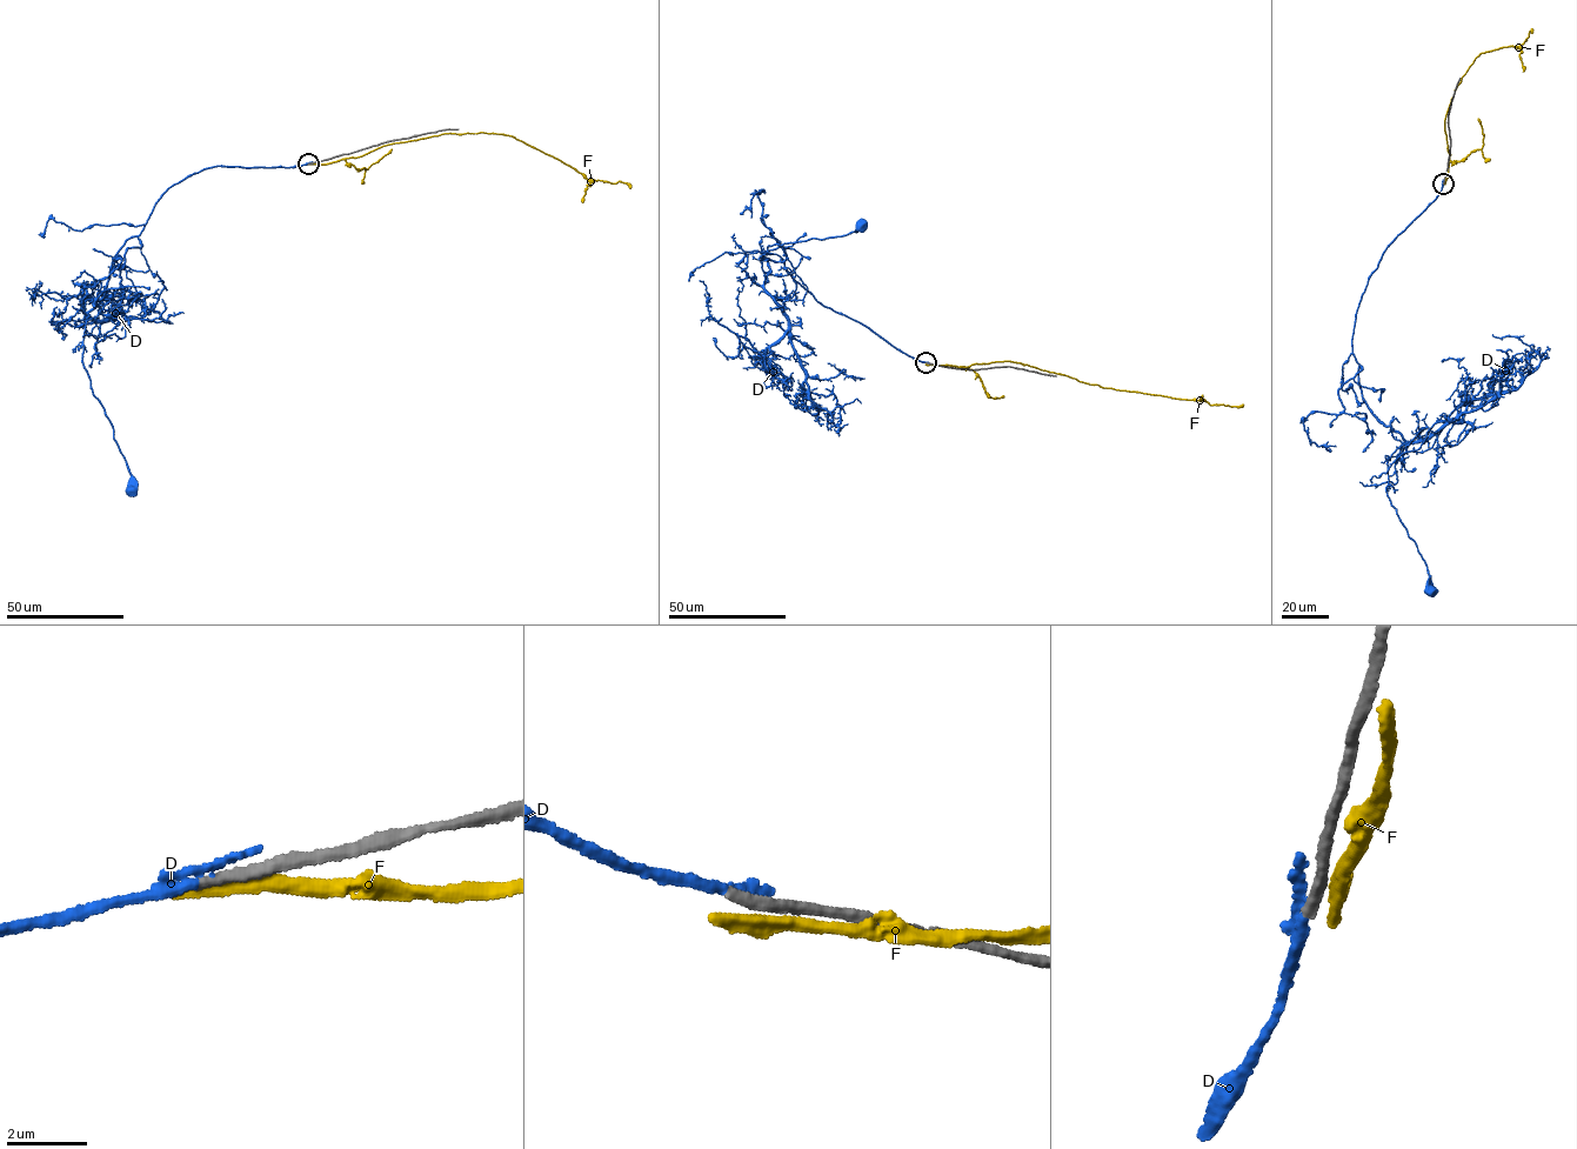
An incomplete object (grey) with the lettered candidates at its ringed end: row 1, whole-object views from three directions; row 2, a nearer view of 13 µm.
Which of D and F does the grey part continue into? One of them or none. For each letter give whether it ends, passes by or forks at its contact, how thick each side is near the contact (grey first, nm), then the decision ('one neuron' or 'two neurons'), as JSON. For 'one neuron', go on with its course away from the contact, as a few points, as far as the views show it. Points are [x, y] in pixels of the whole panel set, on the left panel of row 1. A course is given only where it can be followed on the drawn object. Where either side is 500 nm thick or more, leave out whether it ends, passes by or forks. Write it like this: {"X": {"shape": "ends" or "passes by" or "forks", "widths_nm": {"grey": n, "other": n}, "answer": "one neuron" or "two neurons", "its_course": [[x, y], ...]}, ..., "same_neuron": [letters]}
{"D": {"shape": "passes by", "widths_nm": {"grey": 320, "other": 240}, "answer": "one neuron", "its_course": [[308, 164], [189, 174], [162, 194], [114, 258], [105, 294], [87, 313], [82, 359], [129, 488]]}, "F": {"shape": "passes by", "widths_nm": {"grey": 400, "other": 360}, "answer": "two neurons"}, "same_neuron": ["D"]}

